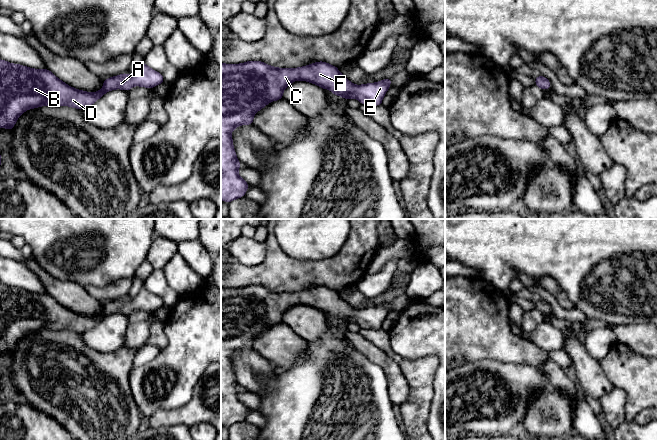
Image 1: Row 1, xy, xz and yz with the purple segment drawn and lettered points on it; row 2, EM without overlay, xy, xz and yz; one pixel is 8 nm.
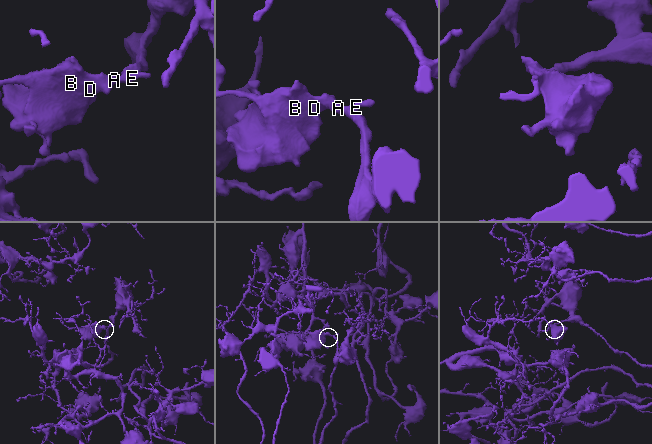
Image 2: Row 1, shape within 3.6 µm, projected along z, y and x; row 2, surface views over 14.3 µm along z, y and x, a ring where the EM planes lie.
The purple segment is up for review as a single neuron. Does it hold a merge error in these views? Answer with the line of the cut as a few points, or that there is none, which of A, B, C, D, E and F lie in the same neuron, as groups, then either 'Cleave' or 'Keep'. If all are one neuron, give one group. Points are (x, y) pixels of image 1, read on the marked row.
No split. Groups: A B C D E F. Keep

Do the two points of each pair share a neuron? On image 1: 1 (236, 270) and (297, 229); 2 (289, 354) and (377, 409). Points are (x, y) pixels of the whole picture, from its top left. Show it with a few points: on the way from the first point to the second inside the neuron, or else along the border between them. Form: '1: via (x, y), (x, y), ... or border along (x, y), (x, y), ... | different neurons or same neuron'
1: border along (273, 229), (279, 247), (289, 256), (295, 258) | different neurons
2: border along (308, 341), (303, 359), (286, 368), (275, 365) | different neurons

